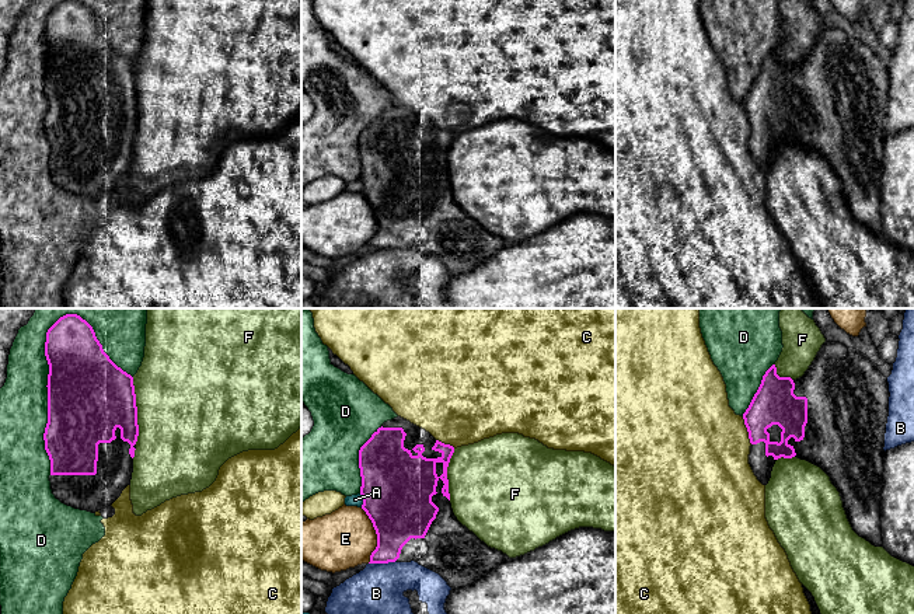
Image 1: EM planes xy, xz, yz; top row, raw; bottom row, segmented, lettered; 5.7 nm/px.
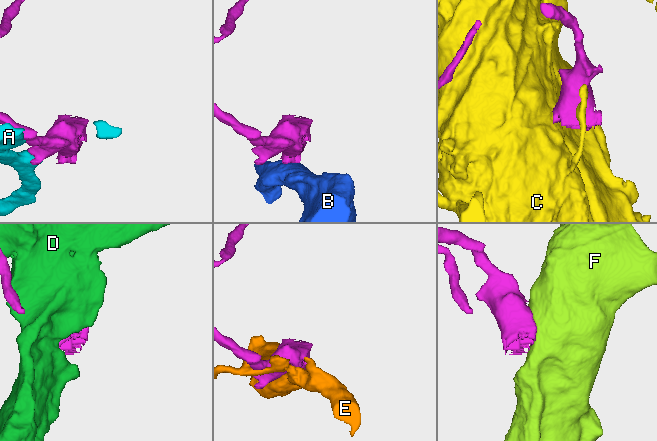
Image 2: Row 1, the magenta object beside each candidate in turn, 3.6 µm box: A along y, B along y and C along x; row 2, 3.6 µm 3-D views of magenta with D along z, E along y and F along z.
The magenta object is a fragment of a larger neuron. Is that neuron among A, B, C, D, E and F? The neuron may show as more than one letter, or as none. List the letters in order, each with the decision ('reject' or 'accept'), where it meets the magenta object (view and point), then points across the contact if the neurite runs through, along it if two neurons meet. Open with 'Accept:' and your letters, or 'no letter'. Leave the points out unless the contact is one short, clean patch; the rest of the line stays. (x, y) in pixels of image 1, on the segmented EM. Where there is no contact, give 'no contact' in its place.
Accept: no letter
A: reject; contact xz (363, 501)
B: reject; contact xz (382, 562); border xz (396, 560), (369, 564)
C: reject; contact yz (747, 431)
D: reject; contact xy (48, 389)
E: reject; contact xz (377, 536)
F: reject; contact xy (136, 411)

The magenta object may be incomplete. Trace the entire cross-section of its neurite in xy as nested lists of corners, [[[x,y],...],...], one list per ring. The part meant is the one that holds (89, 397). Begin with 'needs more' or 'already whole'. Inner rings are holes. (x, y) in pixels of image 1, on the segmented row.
needs more; [[[77,314],[60,317],[46,332],[48,423],[43,433],[50,460],[50,489],[56,499],[74,509],[95,513],[111,506],[130,485],[139,436],[133,377],[118,367],[104,352],[93,327]]]

